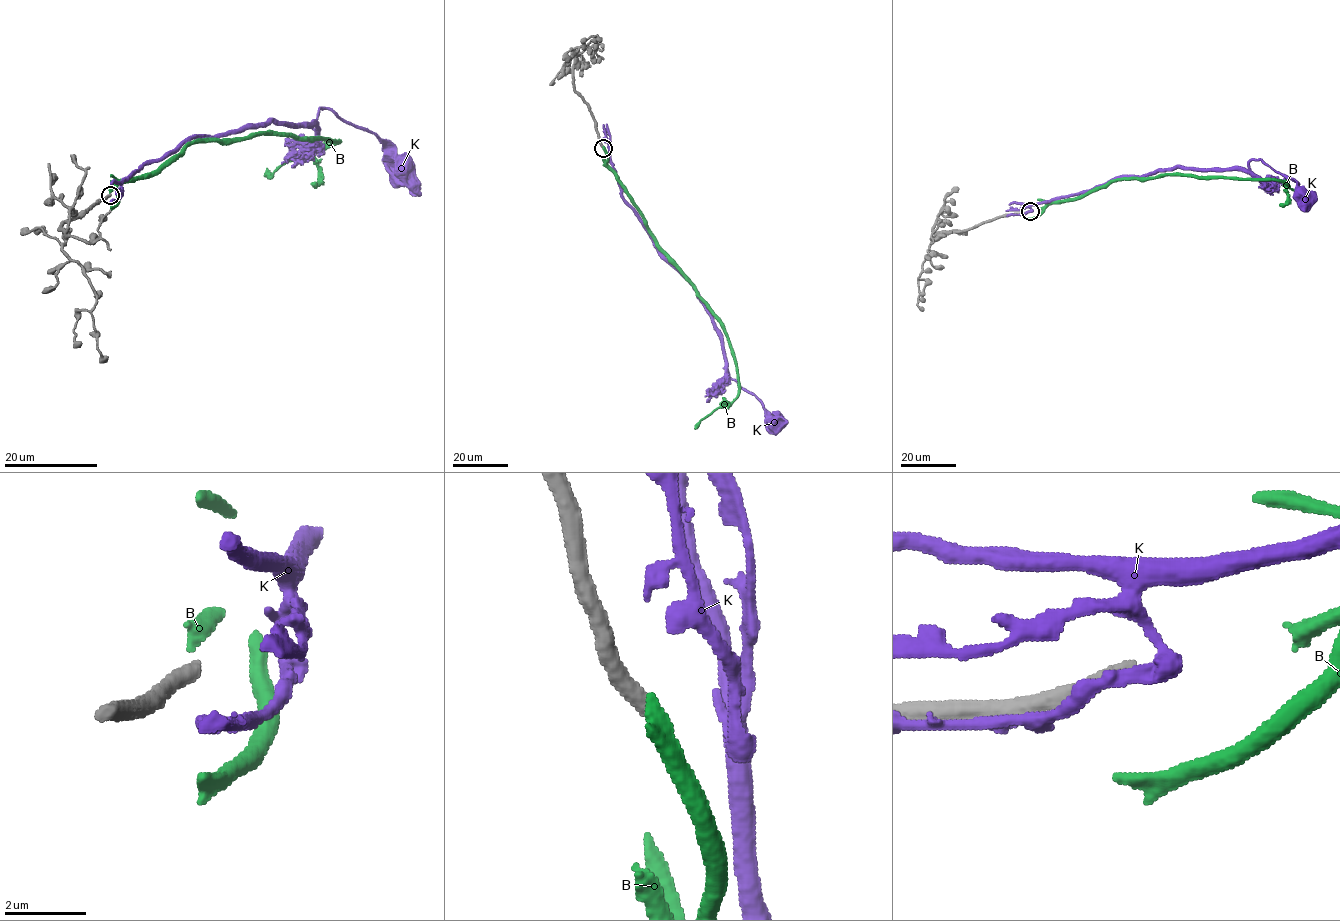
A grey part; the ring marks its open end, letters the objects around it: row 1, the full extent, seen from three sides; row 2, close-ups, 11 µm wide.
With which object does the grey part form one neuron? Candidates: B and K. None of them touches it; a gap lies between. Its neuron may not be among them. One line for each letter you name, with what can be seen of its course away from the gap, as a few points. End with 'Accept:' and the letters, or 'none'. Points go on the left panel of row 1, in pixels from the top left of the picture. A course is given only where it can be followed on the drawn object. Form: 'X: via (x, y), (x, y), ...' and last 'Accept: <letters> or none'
Accept: none

